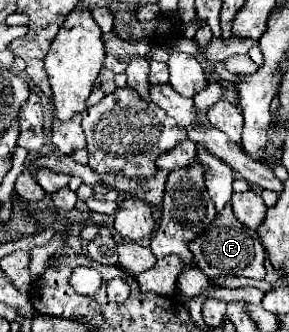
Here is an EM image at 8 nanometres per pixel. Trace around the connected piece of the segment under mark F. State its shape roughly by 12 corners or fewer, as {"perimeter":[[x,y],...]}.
{"perimeter":[[231,206],[189,244],[211,280],[263,280],[265,252]]}

